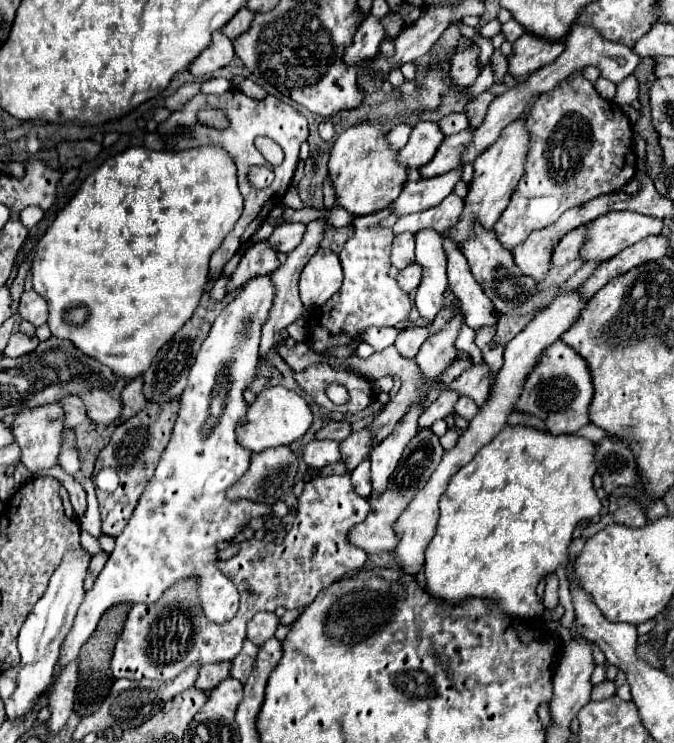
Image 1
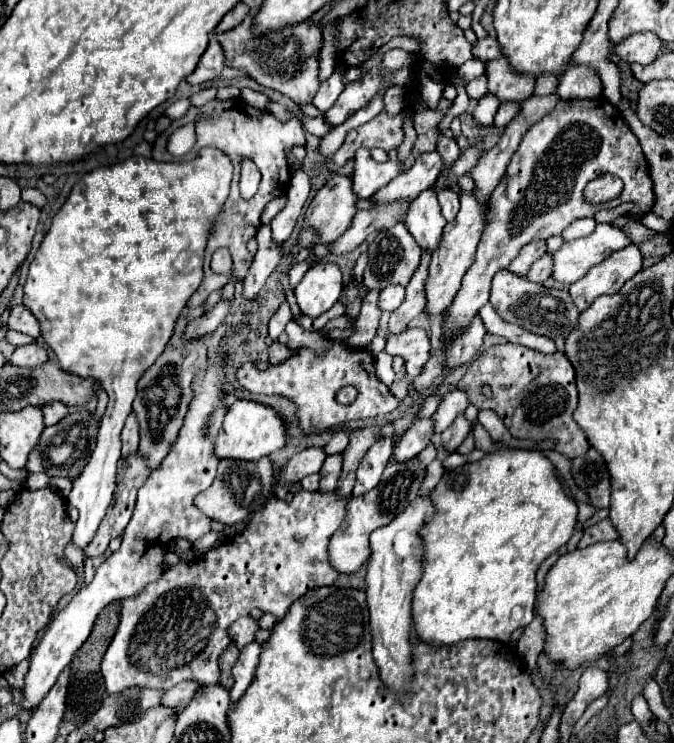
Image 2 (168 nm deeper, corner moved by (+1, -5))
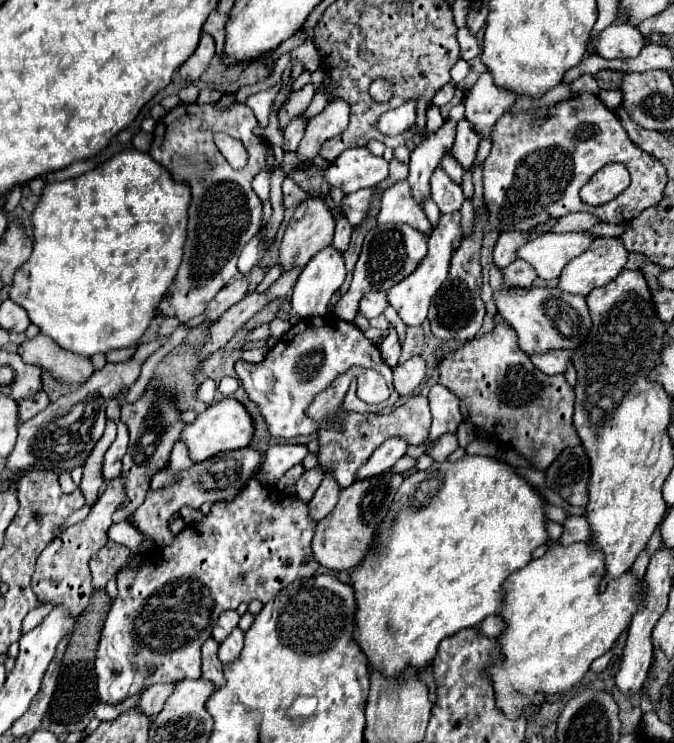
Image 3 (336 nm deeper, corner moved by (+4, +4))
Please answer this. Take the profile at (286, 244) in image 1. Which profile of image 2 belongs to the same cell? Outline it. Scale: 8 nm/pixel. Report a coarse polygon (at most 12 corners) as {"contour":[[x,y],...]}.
{"contour":[[269,226],[259,228],[255,254],[243,296],[257,298],[269,274],[281,260],[273,246]]}

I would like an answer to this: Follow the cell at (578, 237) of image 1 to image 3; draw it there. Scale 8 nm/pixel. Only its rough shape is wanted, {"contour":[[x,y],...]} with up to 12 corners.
{"contour":[[516,259],[504,269],[512,287],[530,287],[538,275],[528,261]]}

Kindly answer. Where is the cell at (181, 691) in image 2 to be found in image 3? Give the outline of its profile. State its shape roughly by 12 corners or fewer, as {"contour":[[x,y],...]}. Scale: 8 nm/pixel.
{"contour":[[170,683],[148,687],[138,705],[146,715],[158,715],[174,691]]}

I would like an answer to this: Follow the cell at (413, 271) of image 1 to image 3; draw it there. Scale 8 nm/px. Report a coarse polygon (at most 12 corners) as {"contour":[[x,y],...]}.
{"contour":[[388,291],[366,293],[360,311],[372,319],[384,313]]}

